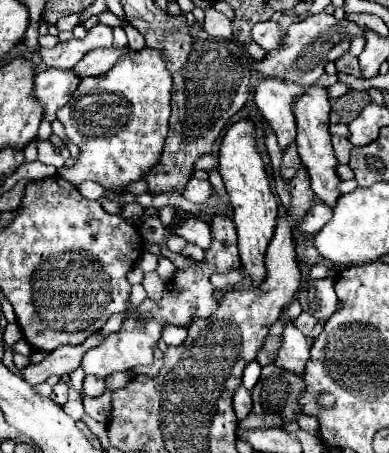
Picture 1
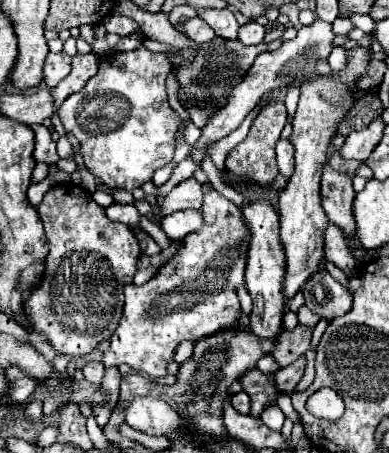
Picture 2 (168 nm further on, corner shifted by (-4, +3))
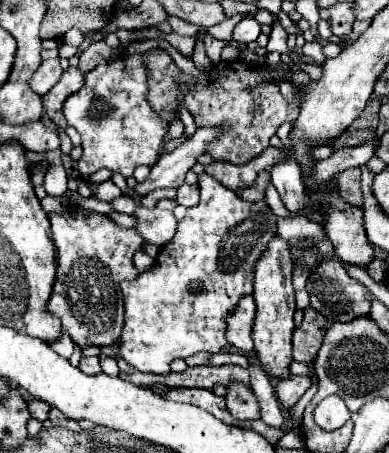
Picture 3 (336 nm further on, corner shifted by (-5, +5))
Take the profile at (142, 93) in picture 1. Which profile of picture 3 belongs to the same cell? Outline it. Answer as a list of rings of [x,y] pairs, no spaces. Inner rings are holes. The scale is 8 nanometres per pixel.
[[[137,54],[95,66],[85,74],[81,90],[65,100],[63,114],[67,124],[81,134],[83,156],[77,164],[83,176],[89,176],[101,168],[109,168],[127,178],[139,164],[155,166],[167,134],[167,124],[151,110],[145,94],[145,54]]]

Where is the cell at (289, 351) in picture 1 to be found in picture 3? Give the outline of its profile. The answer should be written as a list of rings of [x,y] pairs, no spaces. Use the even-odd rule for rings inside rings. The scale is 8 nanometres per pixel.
[[[291,376],[287,380],[277,382],[277,398],[283,404],[283,408],[291,408],[297,404],[297,400],[311,388],[311,378],[307,376]]]

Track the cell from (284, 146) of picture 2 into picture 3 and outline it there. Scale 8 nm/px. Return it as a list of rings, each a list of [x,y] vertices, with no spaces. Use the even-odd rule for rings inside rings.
[[[294,156],[277,162],[271,169],[271,182],[277,188],[281,202],[291,214],[303,210],[309,202],[305,186],[301,182],[301,168]],[[273,168],[278,170],[272,170]]]

